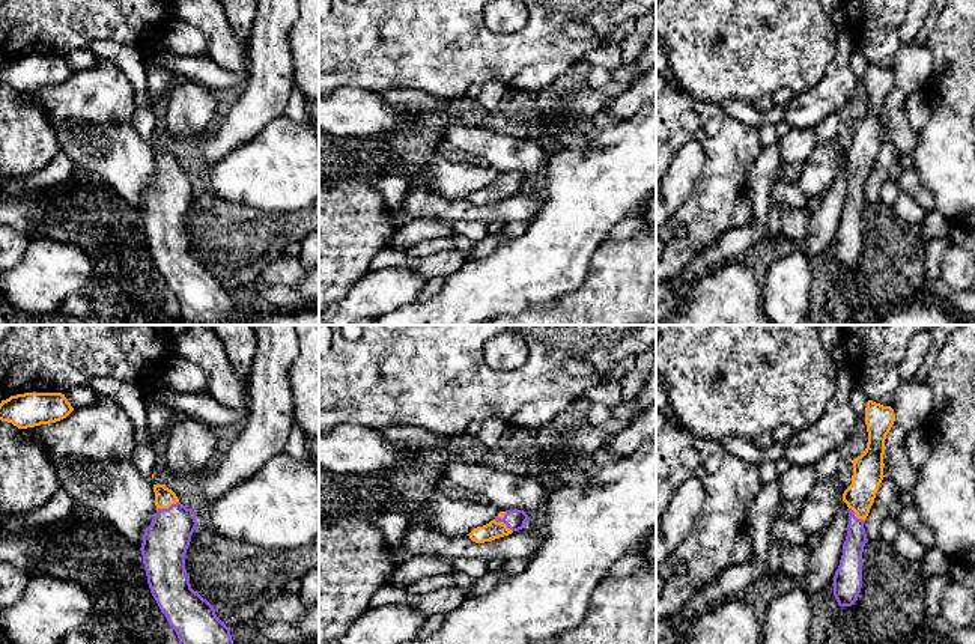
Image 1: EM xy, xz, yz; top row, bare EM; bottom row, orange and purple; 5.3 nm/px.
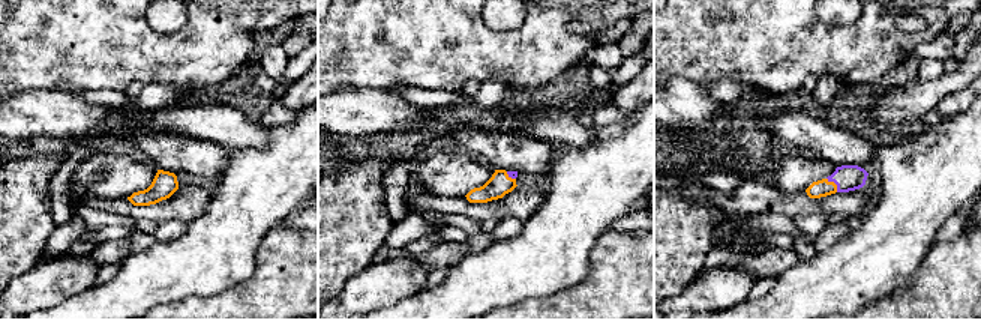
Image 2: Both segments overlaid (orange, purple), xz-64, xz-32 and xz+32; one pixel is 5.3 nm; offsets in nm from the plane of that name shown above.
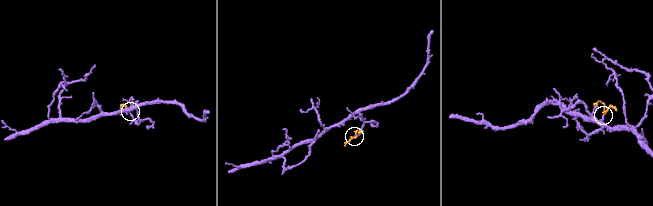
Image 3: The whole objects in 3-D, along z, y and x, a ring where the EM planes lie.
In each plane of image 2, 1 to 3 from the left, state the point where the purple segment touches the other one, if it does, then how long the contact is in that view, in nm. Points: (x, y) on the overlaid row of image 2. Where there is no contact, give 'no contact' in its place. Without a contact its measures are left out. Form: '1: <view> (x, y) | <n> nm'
1: no contact
2: xz-32 (510, 178) | 70 nm
3: xz+32 (834, 184) | 100 nm

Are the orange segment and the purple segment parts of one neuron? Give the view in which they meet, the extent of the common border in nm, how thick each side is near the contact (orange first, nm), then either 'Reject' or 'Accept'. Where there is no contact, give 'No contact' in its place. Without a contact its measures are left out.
Touches orange in xz. Shared border 120 nm. Thickness 100 nm (orange) against 110 nm. Accept

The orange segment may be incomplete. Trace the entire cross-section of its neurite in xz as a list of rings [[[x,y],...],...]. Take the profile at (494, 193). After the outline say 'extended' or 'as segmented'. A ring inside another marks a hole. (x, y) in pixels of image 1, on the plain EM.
[[[506,173],[483,190],[474,191],[468,199],[475,206],[491,205],[525,191],[528,178],[524,173]]]; extended

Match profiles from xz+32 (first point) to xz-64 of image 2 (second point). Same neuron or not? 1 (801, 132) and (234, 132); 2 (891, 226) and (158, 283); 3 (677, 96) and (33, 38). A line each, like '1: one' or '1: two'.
1: two
2: one
3: two

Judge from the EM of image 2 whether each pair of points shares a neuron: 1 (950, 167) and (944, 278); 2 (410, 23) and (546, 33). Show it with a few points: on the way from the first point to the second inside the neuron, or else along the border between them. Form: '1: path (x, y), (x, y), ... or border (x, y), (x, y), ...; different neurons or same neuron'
1: border (933, 244), (914, 274); different neurons
2: path (444, 36), (456, 36), (465, 45), (512, 45); same neuron

